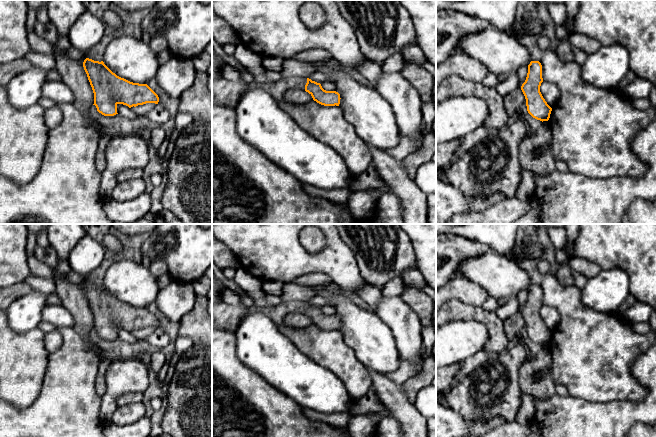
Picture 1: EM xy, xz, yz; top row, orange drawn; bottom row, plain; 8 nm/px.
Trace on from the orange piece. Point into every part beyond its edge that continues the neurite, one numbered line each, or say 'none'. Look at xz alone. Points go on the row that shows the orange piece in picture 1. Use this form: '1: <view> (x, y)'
1: xz (224, 92)

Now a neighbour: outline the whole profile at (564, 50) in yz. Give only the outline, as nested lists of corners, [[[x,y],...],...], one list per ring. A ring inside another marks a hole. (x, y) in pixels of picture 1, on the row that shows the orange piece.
[[[568,39],[560,42],[555,51],[558,57],[565,62],[571,62],[574,60],[574,54],[572,50],[572,45],[569,43]]]

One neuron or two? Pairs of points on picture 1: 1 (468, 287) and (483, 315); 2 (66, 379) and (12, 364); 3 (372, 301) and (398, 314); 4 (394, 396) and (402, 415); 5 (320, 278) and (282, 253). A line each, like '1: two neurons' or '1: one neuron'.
1: two neurons
2: two neurons
3: two neurons
4: one neuron
5: two neurons

